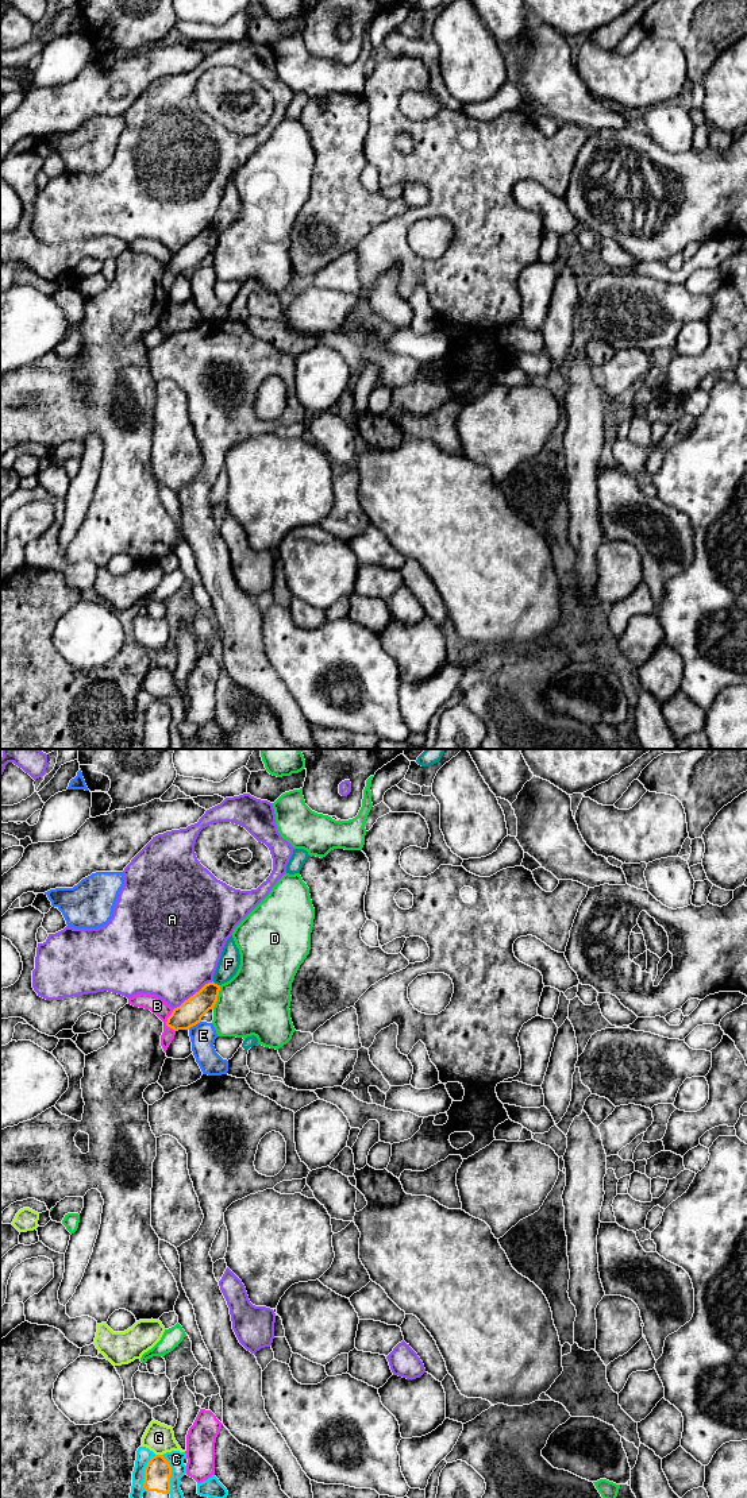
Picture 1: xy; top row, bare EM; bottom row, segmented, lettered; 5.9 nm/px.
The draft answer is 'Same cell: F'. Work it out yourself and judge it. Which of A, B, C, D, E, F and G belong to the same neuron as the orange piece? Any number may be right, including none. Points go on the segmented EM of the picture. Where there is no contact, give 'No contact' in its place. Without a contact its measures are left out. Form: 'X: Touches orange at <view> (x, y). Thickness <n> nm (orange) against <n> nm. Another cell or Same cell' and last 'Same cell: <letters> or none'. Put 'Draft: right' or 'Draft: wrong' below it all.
A: Touches orange at xy (193, 995). Thickness 150 nm (orange) against 480 nm. Another cell
B: Touches orange at xy (166, 1022). Thickness 150 nm (orange) against 100 nm. Another cell
C: Touches orange at xy (170, 1474). Thickness 160 nm (orange) against 100 nm. Another cell
D: Touches orange at xy (216, 997). Thickness 150 nm (orange) against 400 nm. Another cell
E: Touches orange at xy (193, 1024). Thickness 150 nm (orange) against 150 nm. Another cell
F: Touches orange at xy (216, 984). Thickness 150 nm (orange) against 130 nm. Another cell
G: Touches orange at xy (160, 1455). Thickness 160 nm (orange) against 180 nm. Another cell
Same cell: none
Draft: wrong

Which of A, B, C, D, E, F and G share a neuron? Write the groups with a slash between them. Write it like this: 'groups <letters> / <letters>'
groups A / B / C / D / E G / F

